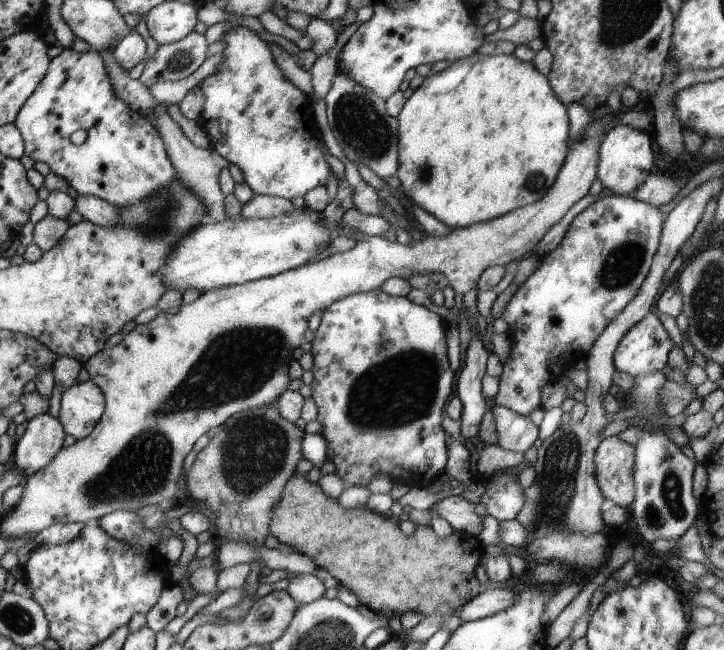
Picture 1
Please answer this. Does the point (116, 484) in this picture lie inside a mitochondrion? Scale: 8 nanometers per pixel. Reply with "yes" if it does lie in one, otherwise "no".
yes

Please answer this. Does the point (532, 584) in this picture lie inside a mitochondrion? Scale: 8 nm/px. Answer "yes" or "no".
no

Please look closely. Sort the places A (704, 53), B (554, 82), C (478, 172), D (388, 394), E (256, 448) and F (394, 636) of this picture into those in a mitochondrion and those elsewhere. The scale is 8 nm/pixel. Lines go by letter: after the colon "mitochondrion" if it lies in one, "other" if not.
A: other
B: other
C: other
D: mitochondrion
E: mitochondrion
F: other

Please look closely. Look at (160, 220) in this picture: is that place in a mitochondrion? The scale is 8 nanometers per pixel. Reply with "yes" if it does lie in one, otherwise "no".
yes

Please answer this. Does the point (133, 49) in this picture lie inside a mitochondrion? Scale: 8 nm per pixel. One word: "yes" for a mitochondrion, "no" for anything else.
no

